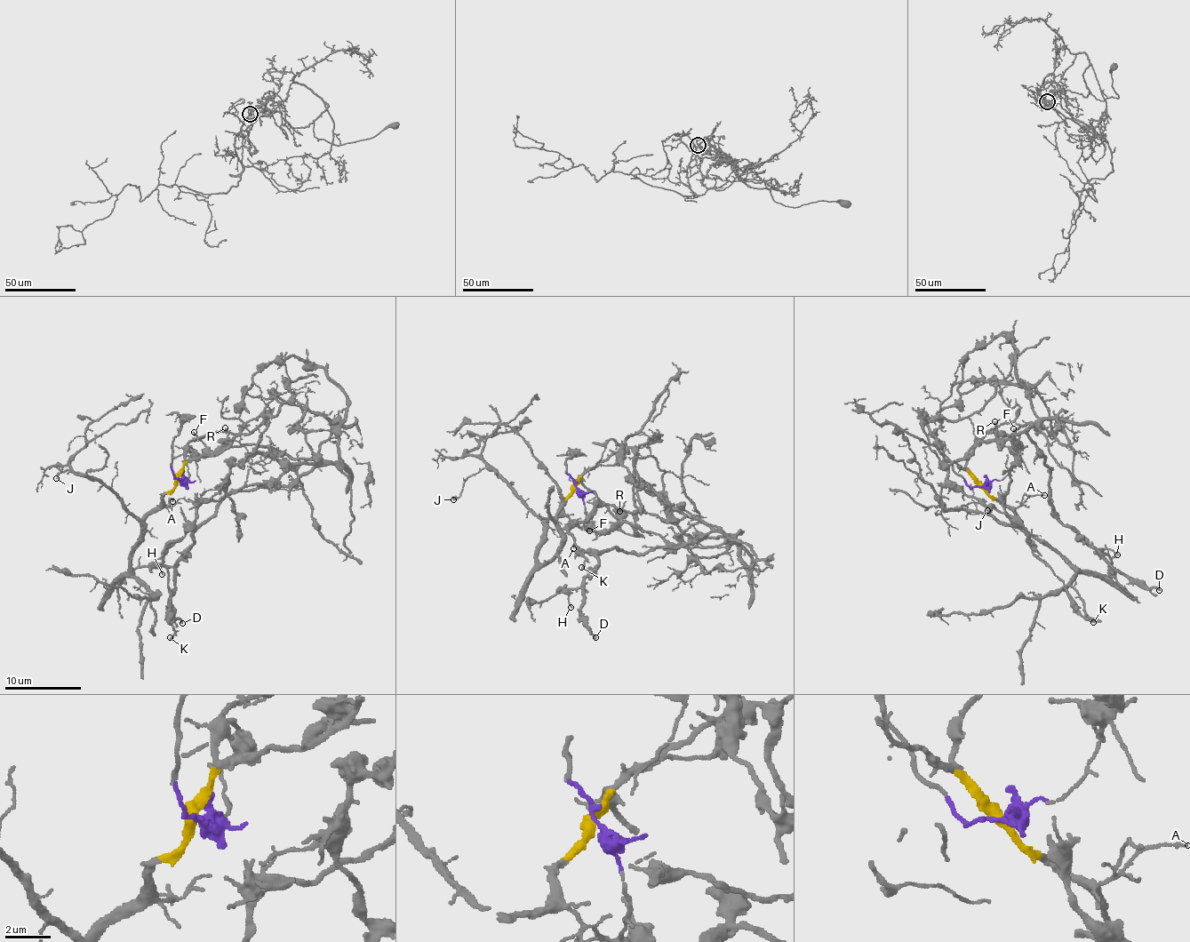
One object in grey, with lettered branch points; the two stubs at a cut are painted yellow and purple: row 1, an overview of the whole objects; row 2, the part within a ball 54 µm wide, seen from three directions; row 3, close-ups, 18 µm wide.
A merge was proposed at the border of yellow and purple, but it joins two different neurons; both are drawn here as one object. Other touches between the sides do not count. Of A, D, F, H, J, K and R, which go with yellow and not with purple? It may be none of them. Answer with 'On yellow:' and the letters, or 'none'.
On yellow: A, J

